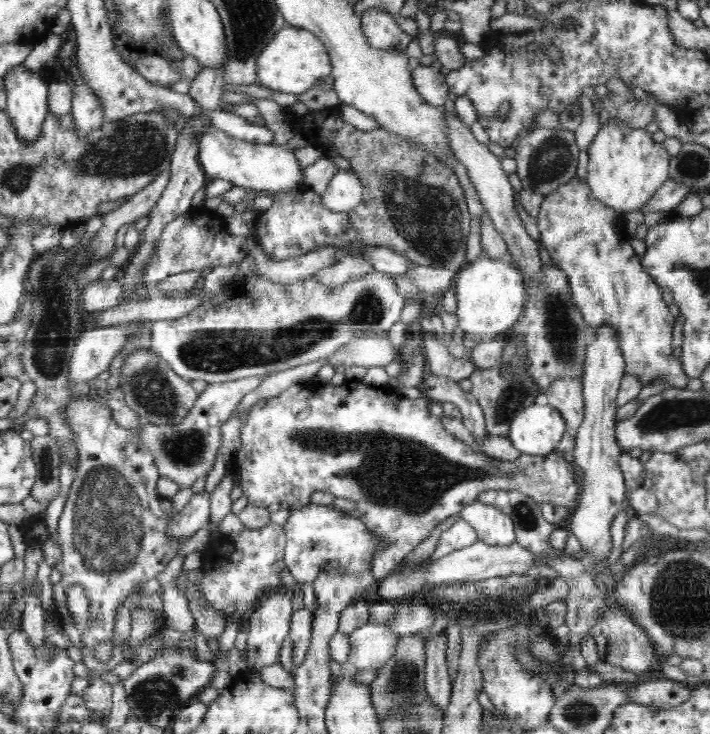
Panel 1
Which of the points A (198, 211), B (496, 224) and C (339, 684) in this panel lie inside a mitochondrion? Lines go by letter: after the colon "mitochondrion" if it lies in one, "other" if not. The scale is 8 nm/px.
A: other
B: other
C: other

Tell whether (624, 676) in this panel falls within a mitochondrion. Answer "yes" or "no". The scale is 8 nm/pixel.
no

